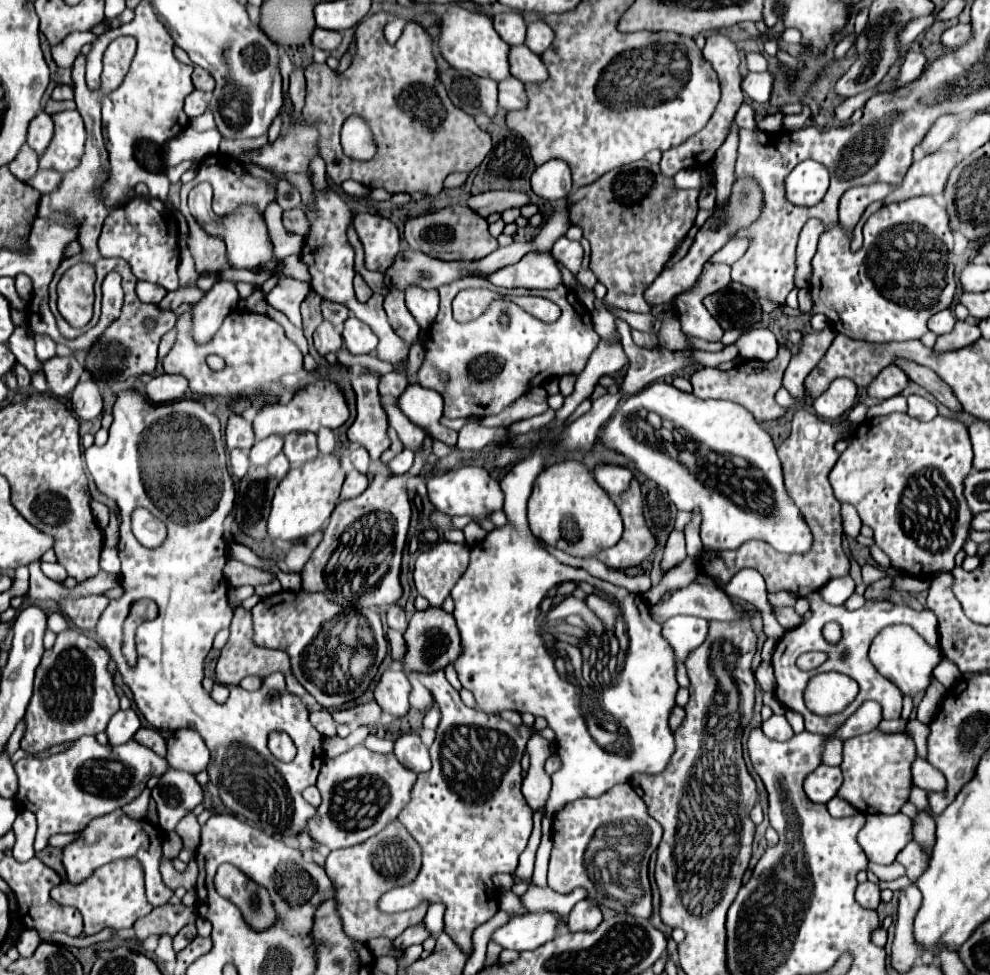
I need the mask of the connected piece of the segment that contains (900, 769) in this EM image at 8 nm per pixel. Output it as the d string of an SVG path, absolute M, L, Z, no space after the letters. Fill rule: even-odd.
M871 731L843 743L843 785L837 797L851 803L859 813L897 813L909 799L911 763L915 759L915 747L907 733L885 735Z

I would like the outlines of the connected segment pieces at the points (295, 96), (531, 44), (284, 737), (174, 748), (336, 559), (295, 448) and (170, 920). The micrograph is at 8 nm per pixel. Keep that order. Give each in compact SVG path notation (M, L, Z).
M295 67L291 71L291 83L289 83L289 95L291 95L291 101L293 101L293 107L297 111L303 109L303 103L305 103L305 77L303 77L303 69L301 67Z
M535 21L535 23L529 23L529 25L527 25L527 41L525 41L525 45L527 45L533 53L543 55L543 53L551 47L553 37L555 37L555 33L553 33L553 29L551 29L547 23Z
M273 731L269 735L269 751L279 759L279 761L288 762L295 757L295 745L287 733Z
M179 729L167 739L167 763L173 769L185 769L193 775L209 765L209 749L193 729Z
M426 437L423 451L415 455L413 466L405 475L391 475L385 469L385 465L379 461L381 473L375 475L371 485L359 497L337 503L319 547L313 551L311 559L307 561L307 565L301 571L305 591L325 591L329 595L329 599L335 599L335 603L351 605L351 607L375 607L375 605L385 605L385 603L391 605L401 597L403 591L399 585L399 569L401 569L401 557L403 557L403 549L405 549L409 519L411 519L406 480L421 472L431 453L432 441Z
M305 433L305 435L287 435L283 453L287 455L291 467L299 467L301 463L307 463L319 455L317 451L317 435Z
M183 903L179 905L169 905L169 907L157 907L155 909L155 919L139 919L133 925L133 939L137 943L143 943L149 935L169 935L175 937L189 921L197 919L195 907L187 907Z

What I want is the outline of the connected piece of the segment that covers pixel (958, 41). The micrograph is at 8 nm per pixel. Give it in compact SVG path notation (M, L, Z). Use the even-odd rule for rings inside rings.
M957 23L955 27L949 27L949 29L941 35L941 43L943 43L945 47L957 49L957 47L963 47L965 43L969 43L971 37L973 37L971 25L961 25L961 23Z

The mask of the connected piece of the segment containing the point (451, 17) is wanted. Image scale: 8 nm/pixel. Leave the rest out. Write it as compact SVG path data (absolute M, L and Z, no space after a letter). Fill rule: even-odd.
M451 5L441 21L441 41L439 41L441 53L445 61L455 69L471 71L479 77L489 77L495 81L503 81L511 77L509 71L509 45L497 35L493 29L493 21L487 15L467 11L459 5Z

